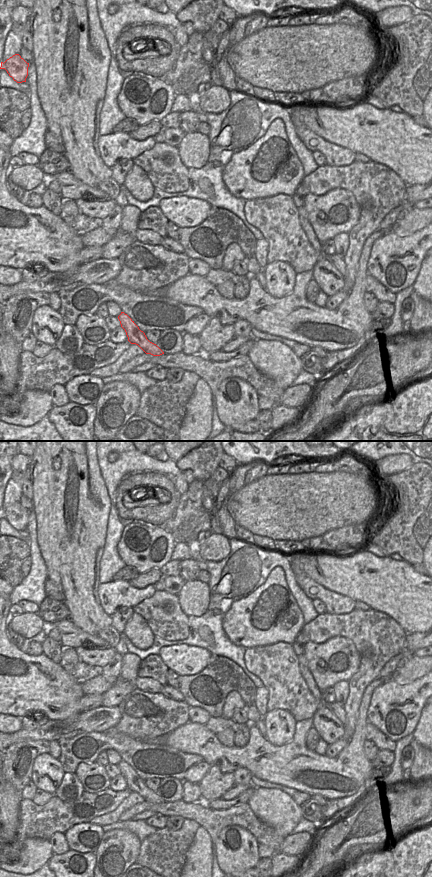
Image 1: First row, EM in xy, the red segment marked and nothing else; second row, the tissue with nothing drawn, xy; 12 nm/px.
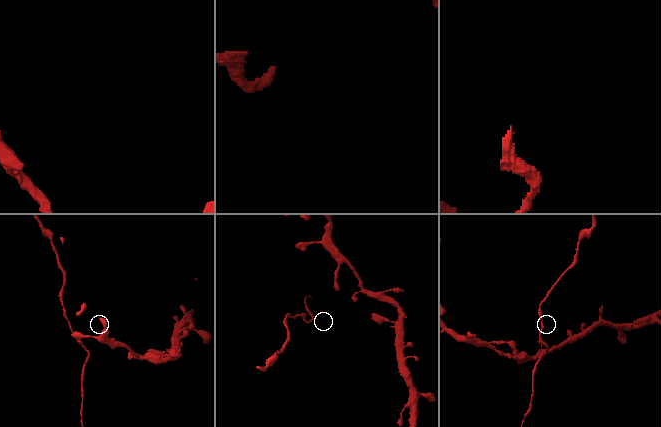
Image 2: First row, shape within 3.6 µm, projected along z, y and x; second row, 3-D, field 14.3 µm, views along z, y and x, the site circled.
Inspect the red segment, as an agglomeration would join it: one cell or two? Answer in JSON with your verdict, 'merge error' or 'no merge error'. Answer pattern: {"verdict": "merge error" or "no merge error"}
{"verdict": "no merge error"}

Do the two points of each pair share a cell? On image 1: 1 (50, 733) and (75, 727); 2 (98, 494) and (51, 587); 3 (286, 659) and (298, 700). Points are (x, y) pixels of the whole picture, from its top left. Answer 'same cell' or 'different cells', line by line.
1: same cell
2: different cells
3: same cell

